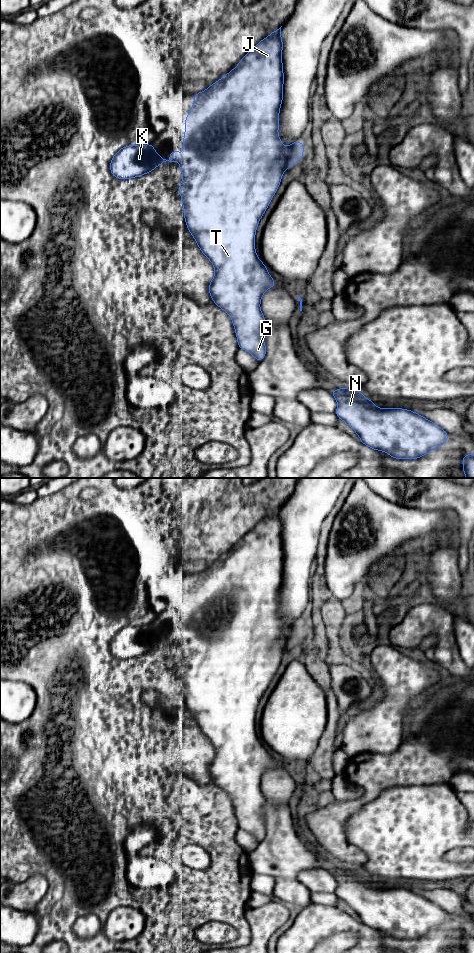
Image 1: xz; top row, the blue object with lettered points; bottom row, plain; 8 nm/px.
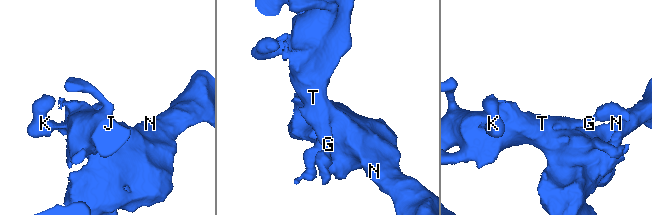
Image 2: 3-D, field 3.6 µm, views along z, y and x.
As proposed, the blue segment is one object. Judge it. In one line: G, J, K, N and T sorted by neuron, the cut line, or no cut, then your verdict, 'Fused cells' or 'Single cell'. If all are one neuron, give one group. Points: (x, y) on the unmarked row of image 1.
Groups: G J K N T. No split. Single cell

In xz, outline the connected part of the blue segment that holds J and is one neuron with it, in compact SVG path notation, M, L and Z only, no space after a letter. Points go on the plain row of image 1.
M280 507L249 531L231 552L228 552L227 555L213 563L205 571L194 575L193 586L185 599L185 615L183 618L184 634L182 640L178 643L183 654L183 659L179 666L179 672L181 674L181 681L184 687L184 697L187 708L193 715L202 733L212 742L215 749L214 758L209 765L210 777L217 786L226 791L231 797L236 811L239 828L249 831L259 842L263 840L266 835L266 827L263 819L265 797L260 790L260 781L265 771L274 767L276 763L269 755L265 744L258 739L258 735L255 732L255 712L257 710L259 700L266 691L271 679L279 667L283 653L293 643L300 641L302 639L302 634L304 633L304 623L293 622L288 627L284 627L278 615L278 598L283 579L284 562L282 528L283 522L281 519Z

